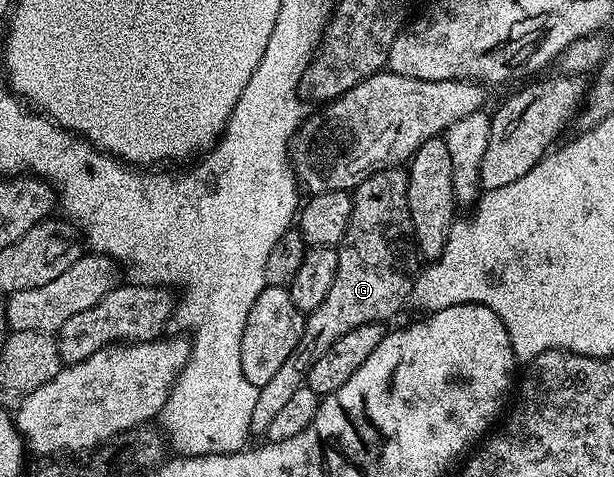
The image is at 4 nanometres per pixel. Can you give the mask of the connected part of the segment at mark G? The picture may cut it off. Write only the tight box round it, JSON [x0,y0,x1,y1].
[250,166,419,433]

